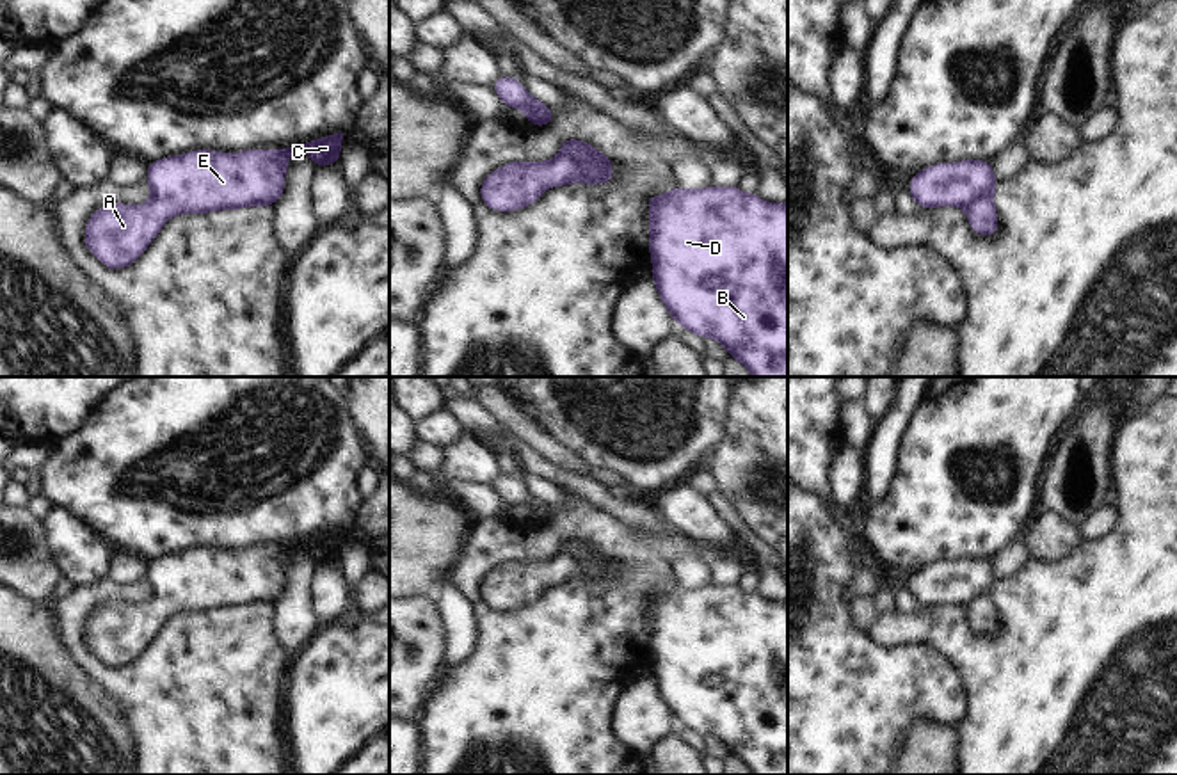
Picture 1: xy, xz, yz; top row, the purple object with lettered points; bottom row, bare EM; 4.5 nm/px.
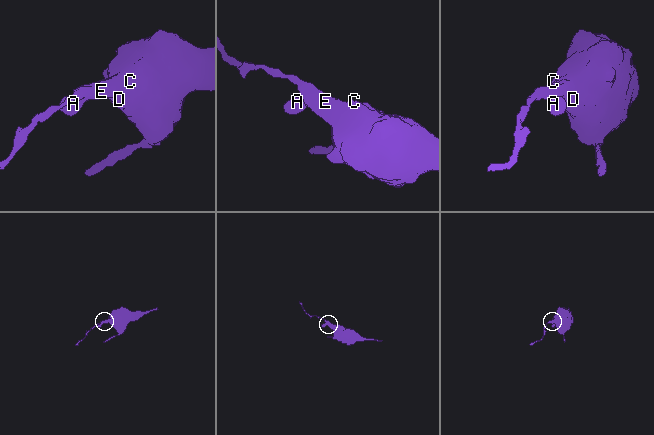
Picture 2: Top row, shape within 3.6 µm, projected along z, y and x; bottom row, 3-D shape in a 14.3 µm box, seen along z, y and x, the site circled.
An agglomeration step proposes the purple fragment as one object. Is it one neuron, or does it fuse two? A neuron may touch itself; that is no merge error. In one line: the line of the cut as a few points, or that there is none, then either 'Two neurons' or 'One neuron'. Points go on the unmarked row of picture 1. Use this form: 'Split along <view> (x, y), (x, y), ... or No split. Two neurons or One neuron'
No split. One neuron

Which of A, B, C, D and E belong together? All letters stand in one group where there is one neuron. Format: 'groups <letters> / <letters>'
groups A B C D E

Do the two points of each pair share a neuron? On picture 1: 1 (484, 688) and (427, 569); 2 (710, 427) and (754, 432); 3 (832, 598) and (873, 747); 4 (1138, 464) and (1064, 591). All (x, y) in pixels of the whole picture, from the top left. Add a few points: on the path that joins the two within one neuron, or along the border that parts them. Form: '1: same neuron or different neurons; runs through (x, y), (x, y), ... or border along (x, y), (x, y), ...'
1: different neurons; border along (464, 541), (459, 557), (445, 578)
2: different neurons; border along (729, 397), (724, 436), (708, 452)
3: same neuron; runs through (832, 635), (832, 706), (836, 710)
4: same neuron; runs through (1138, 500), (1138, 532), (1099, 571)

